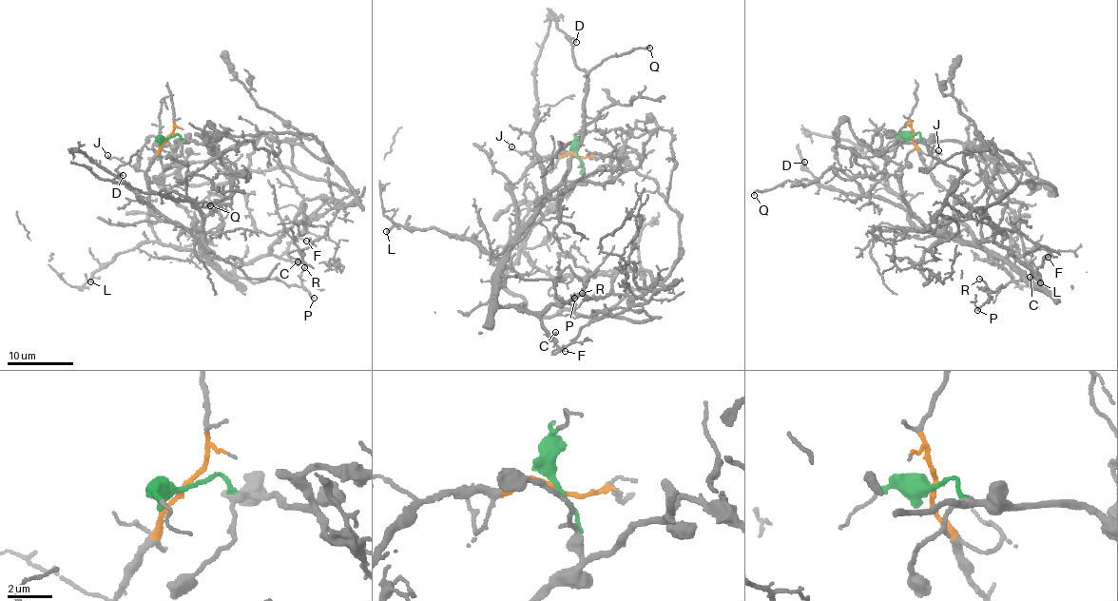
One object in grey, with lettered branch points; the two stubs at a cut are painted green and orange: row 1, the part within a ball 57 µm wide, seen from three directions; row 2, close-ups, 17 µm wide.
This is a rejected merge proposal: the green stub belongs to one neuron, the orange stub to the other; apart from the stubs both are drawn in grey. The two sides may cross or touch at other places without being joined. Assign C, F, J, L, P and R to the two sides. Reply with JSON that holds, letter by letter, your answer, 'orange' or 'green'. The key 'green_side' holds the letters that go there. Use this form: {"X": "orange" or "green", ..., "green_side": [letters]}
{"C": "orange", "F": "orange", "J": "orange", "L": "orange", "P": "orange", "R": "orange", "green_side": []}

